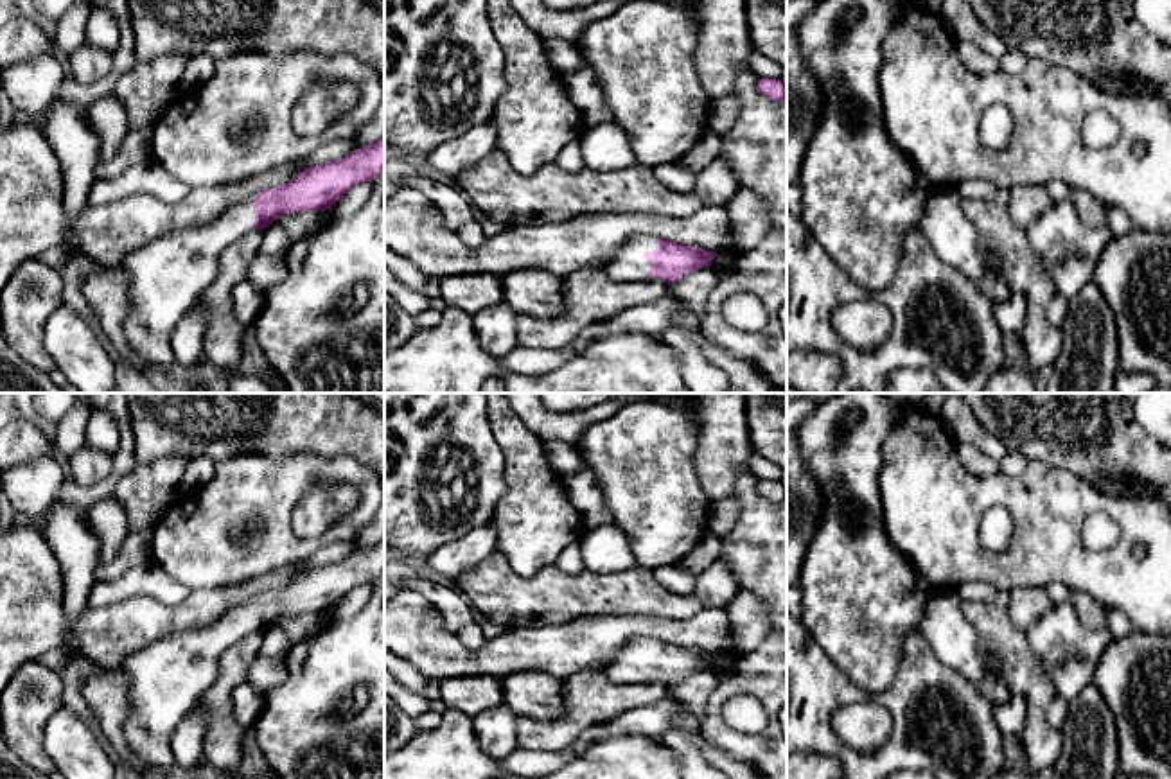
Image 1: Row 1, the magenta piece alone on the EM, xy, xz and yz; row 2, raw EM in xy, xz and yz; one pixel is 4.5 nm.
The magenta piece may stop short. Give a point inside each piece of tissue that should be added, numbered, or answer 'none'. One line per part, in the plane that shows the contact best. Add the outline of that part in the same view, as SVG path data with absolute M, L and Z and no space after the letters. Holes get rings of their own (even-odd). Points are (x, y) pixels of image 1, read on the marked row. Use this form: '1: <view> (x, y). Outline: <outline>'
1: xz (627, 264). Outline: M632 235L621 242L618 251L605 258L598 267L614 282L638 282L648 276L650 262L645 251L654 251L657 237Z

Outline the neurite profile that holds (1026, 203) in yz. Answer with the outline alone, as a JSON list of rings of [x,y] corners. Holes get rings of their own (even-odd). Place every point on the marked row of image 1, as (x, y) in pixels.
[[[1015,185],[1009,188],[1009,192],[1011,197],[1006,208],[1009,212],[1011,221],[1024,230],[1029,230],[1033,219],[1054,205],[1047,188],[1042,185]]]

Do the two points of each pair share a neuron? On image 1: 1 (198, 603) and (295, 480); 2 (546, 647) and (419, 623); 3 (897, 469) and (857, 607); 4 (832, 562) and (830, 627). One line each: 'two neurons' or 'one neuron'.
1: two neurons
2: one neuron
3: two neurons
4: one neuron

